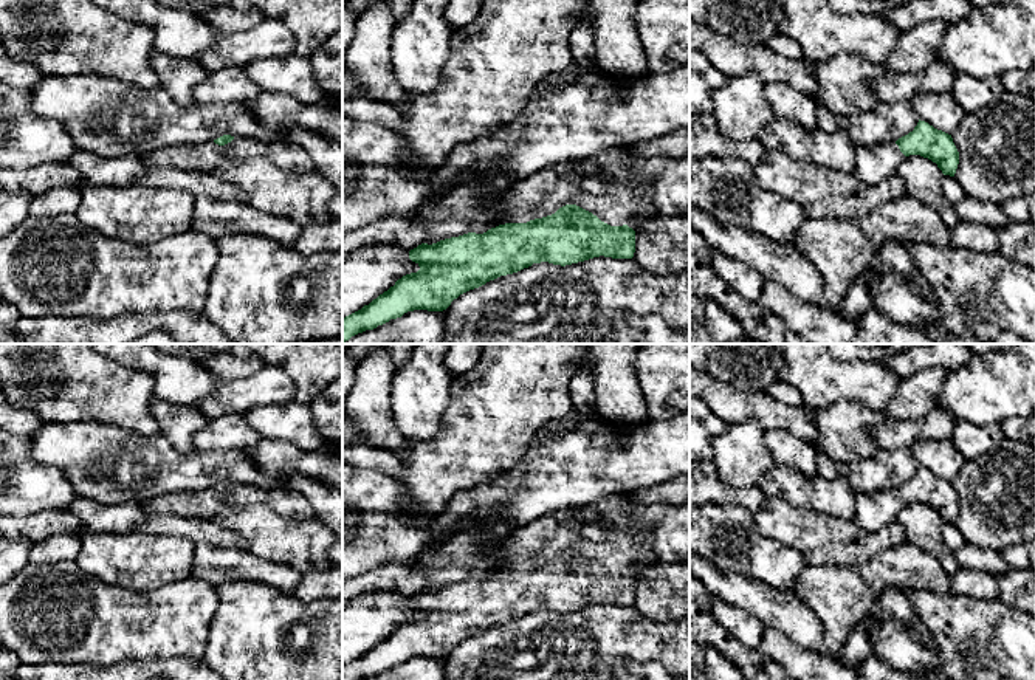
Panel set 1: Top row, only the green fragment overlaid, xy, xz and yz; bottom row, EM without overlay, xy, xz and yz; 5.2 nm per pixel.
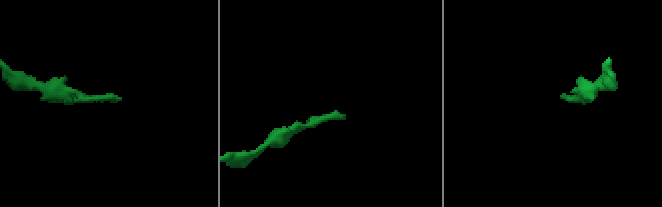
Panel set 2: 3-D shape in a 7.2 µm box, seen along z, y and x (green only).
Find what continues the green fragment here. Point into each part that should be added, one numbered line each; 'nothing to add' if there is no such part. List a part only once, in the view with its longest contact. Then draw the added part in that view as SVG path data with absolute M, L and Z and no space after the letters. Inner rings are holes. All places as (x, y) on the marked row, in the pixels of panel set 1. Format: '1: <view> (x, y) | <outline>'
1: xz (541, 194) | M570 161L539 170L507 189L497 208L497 220L527 223L576 204L610 226L628 225L637 215L658 215L652 187L626 187L603 173L583 175Z

